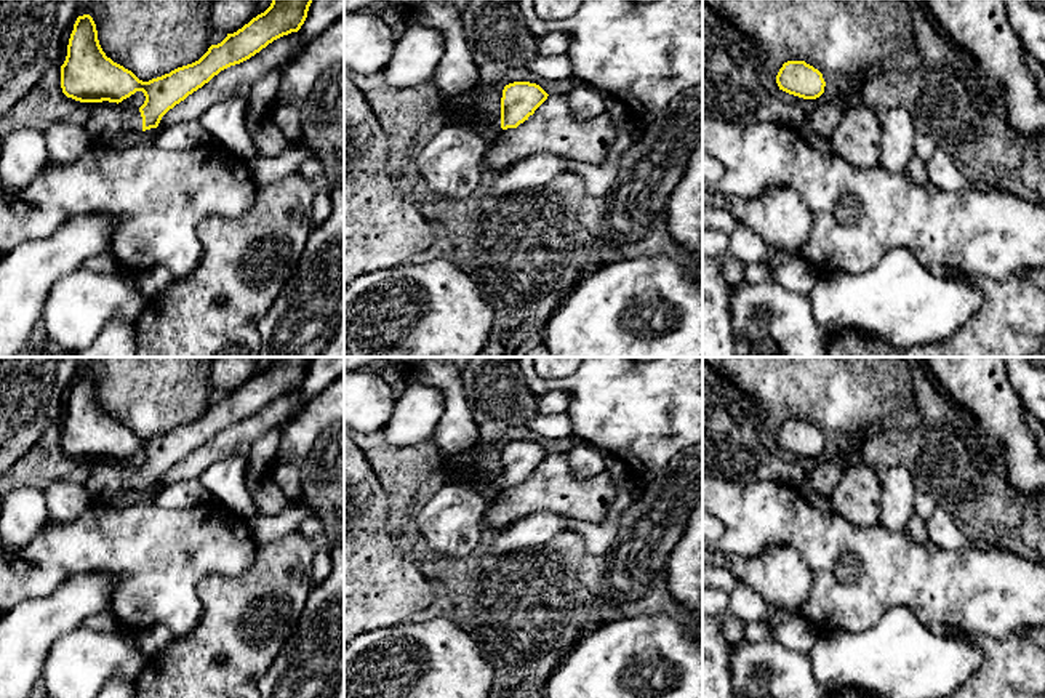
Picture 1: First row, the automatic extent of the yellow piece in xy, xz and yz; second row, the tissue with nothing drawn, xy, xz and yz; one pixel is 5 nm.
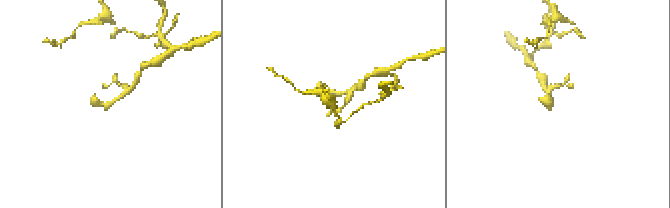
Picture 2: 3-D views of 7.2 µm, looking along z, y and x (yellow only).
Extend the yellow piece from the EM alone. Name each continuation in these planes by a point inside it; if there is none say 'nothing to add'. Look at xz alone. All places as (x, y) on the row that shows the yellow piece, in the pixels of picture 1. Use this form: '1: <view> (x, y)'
1: xz (471, 117)

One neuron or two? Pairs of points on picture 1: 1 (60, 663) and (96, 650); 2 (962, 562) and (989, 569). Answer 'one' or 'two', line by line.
1: one
2: one

